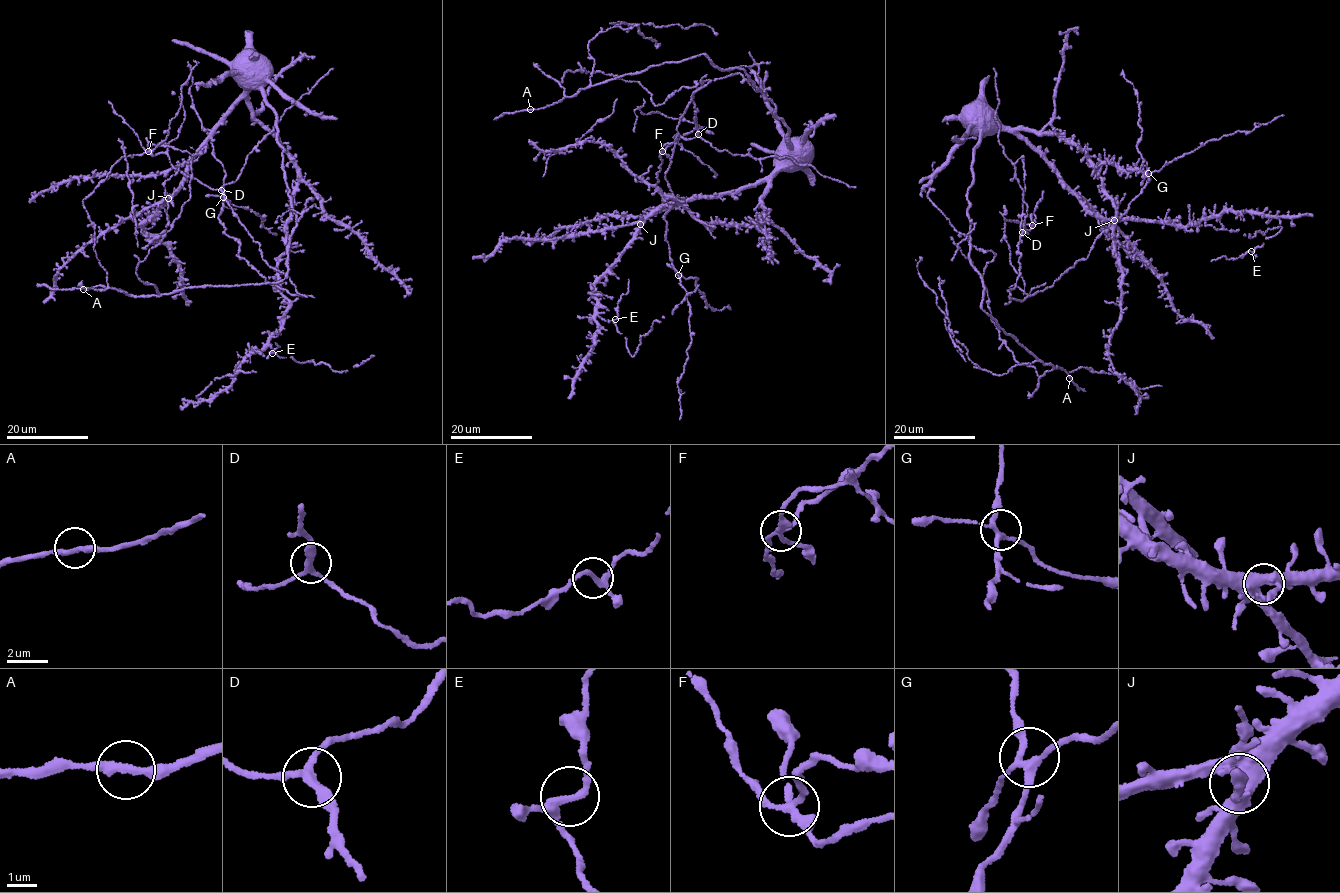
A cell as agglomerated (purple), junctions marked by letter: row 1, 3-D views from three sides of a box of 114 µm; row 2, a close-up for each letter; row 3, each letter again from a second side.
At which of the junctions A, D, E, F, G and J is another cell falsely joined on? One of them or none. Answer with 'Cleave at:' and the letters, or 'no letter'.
Cleave at: F

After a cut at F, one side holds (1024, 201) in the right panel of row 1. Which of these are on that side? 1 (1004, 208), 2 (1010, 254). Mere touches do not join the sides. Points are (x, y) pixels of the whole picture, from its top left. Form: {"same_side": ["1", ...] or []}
{"same_side": []}

